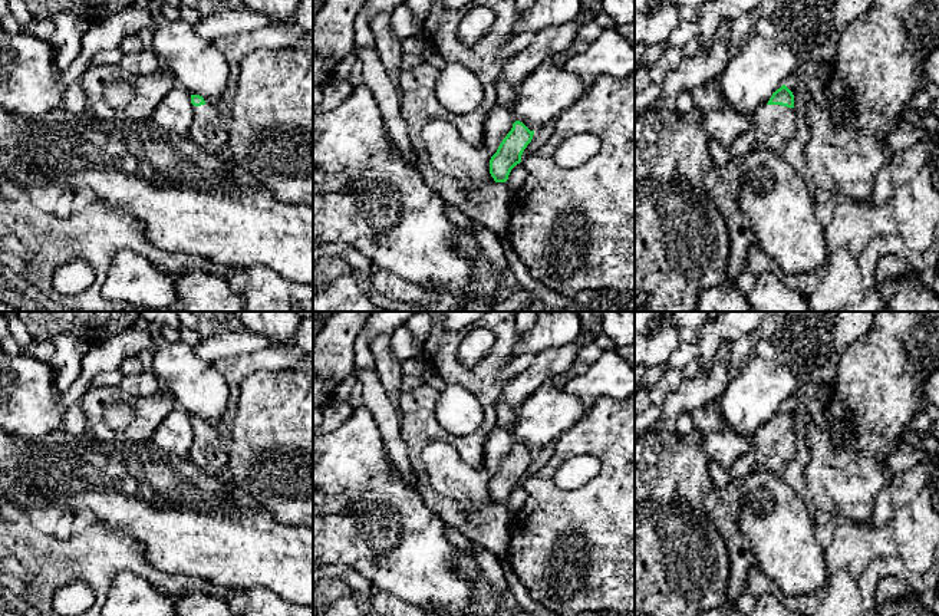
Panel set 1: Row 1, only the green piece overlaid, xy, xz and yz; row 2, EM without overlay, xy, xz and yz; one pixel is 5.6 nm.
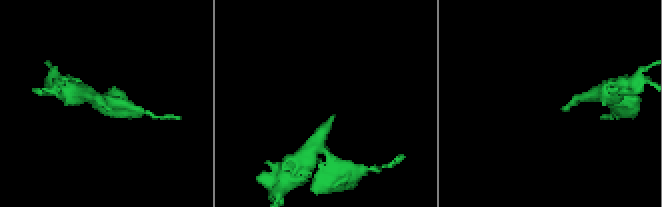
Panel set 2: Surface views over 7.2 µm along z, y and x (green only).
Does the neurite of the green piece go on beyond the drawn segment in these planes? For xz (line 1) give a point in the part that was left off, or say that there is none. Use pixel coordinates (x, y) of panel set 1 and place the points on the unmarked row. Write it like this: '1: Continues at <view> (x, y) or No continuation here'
1: No continuation here

